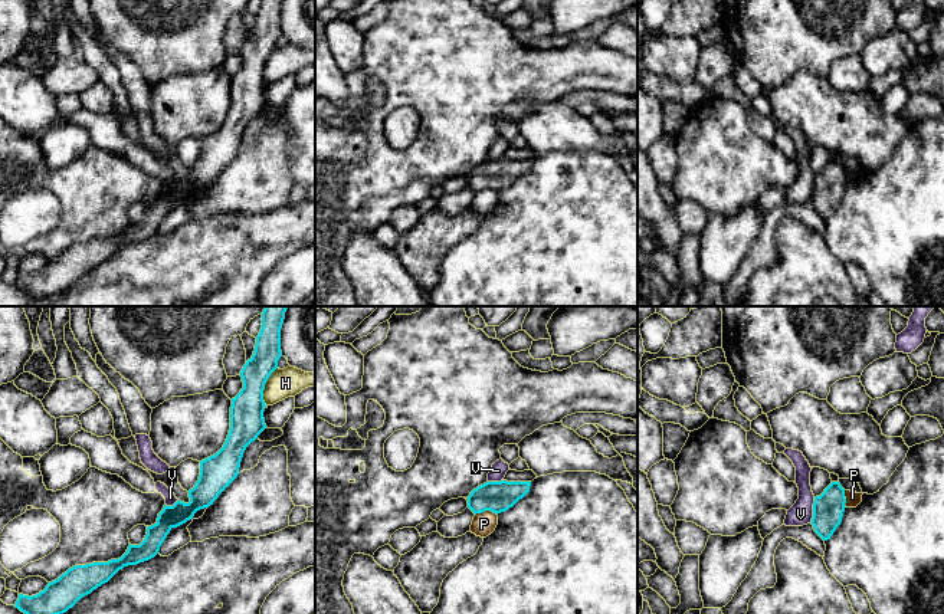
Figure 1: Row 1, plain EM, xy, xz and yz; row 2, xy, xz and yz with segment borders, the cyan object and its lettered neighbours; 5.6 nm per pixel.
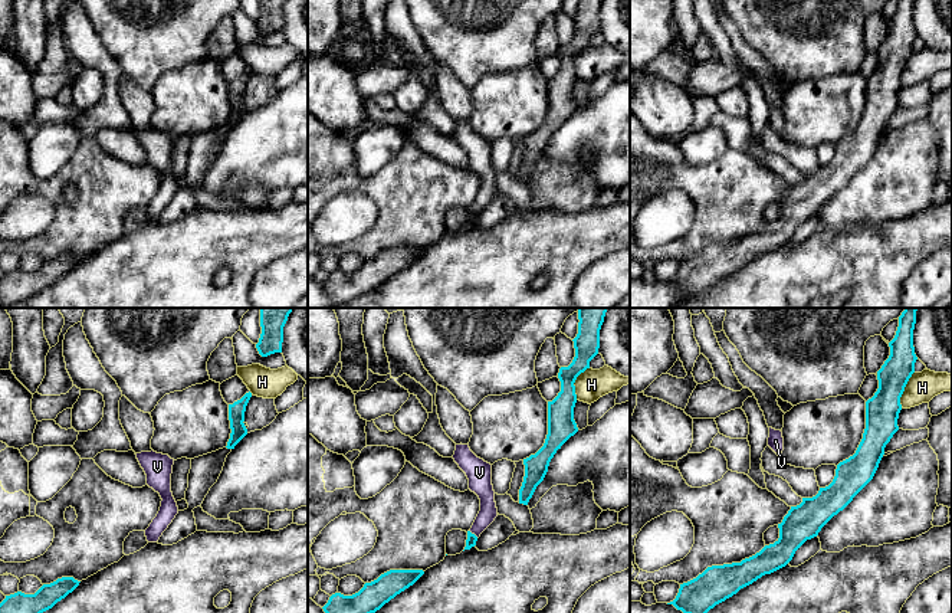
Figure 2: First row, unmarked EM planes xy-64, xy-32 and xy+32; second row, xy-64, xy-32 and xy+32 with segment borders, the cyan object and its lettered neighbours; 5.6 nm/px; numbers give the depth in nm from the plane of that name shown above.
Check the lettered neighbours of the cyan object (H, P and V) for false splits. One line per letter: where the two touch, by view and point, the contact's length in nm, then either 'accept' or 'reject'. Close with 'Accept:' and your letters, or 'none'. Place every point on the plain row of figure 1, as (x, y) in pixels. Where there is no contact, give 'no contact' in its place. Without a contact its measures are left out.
H: meets cyan in xy at (264, 63); contact 220 nm long; reject
P: meets cyan in xz at (485, 187); contact 130 nm long; reject
V: meets cyan in yz at (813, 187); contact 140 nm long; reject
Accept: none

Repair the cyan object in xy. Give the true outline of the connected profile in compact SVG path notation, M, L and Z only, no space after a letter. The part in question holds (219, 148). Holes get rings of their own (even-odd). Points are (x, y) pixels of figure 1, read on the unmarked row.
M262 0L253 33L240 49L243 66L232 76L227 116L216 132L200 139L199 158L189 168L190 180L177 178L173 184L164 183L157 200L147 204L144 219L140 223L130 221L121 236L75 243L58 257L49 260L39 272L32 275L19 272L16 286L27 292L33 301L66 290L82 275L108 260L124 244L154 236L173 206L193 197L197 188L213 183L219 173L237 155L246 125L266 106L263 68L282 35L282 1Z

